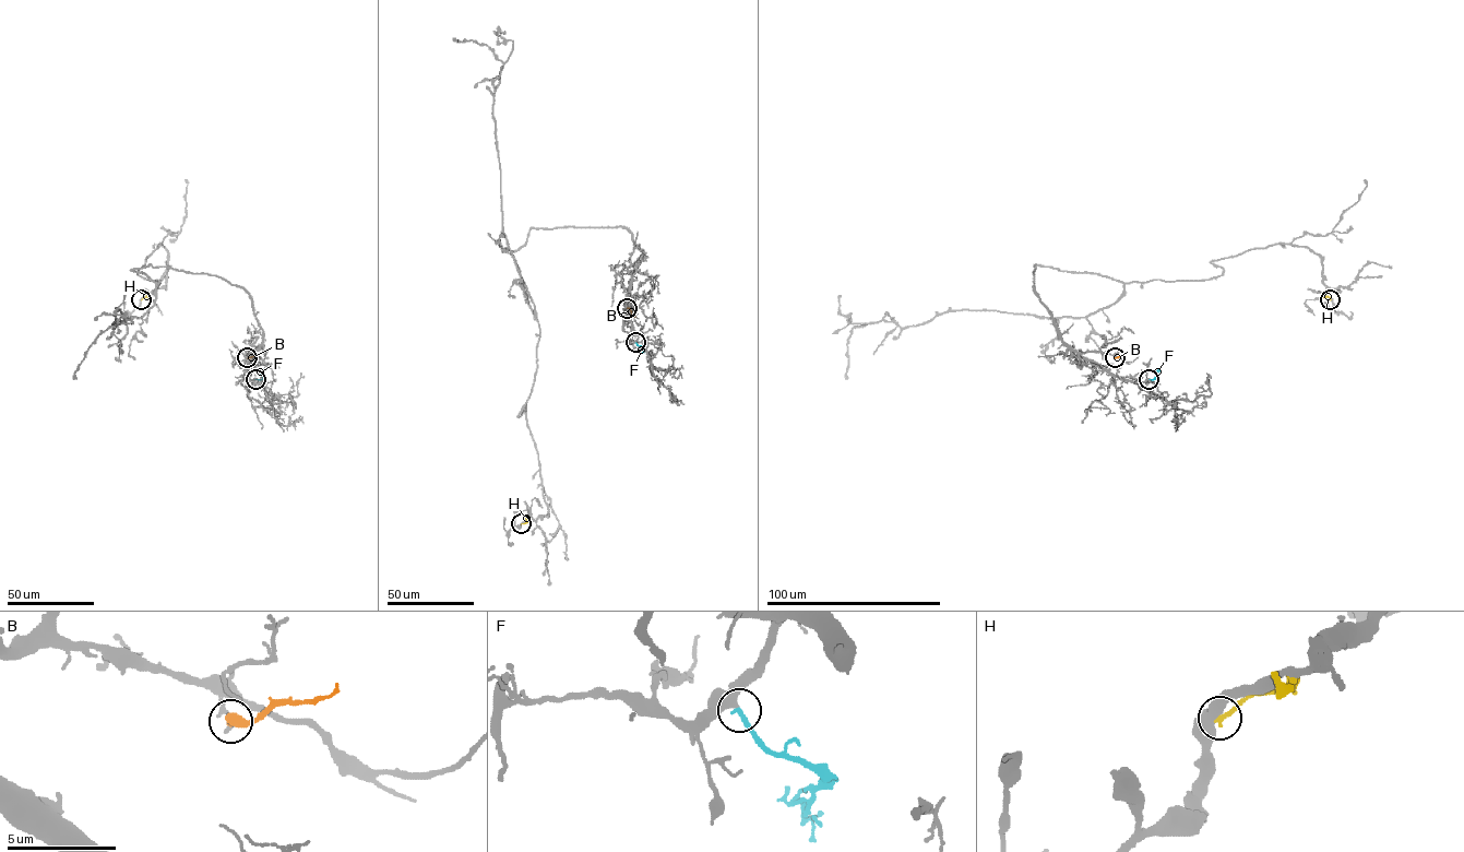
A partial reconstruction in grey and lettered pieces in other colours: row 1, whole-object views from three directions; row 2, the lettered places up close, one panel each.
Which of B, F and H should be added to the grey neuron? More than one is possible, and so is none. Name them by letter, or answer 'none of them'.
F

